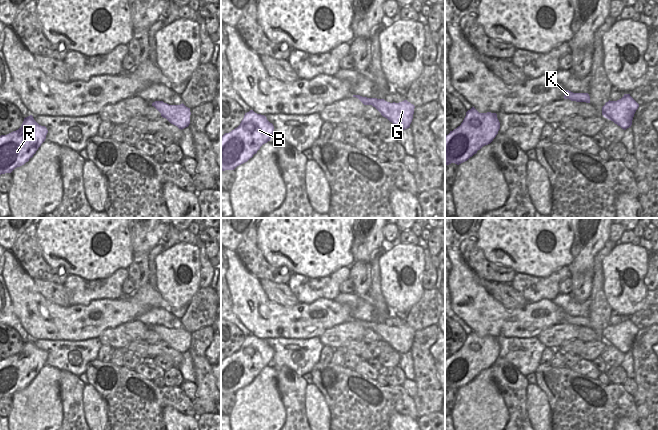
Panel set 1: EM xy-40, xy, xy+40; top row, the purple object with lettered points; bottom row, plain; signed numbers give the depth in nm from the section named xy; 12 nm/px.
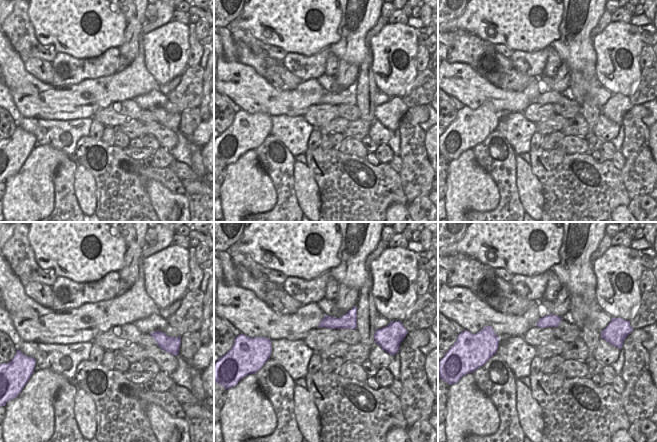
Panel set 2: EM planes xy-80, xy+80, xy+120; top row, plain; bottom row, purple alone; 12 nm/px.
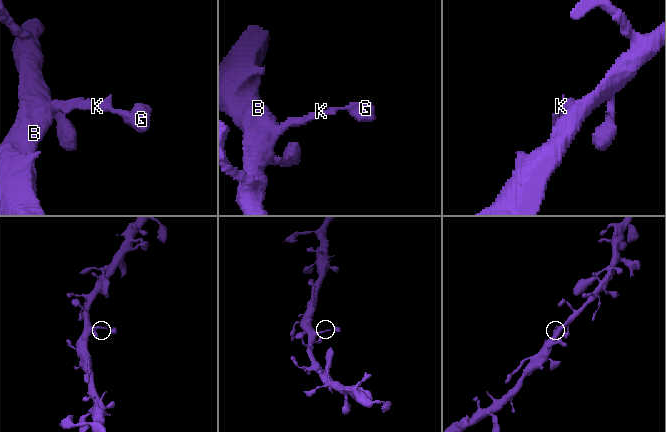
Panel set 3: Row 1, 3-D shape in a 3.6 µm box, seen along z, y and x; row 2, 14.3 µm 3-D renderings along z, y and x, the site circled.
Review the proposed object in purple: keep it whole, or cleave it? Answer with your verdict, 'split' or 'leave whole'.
leave whole

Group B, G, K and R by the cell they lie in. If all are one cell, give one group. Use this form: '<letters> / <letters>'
B G K R

